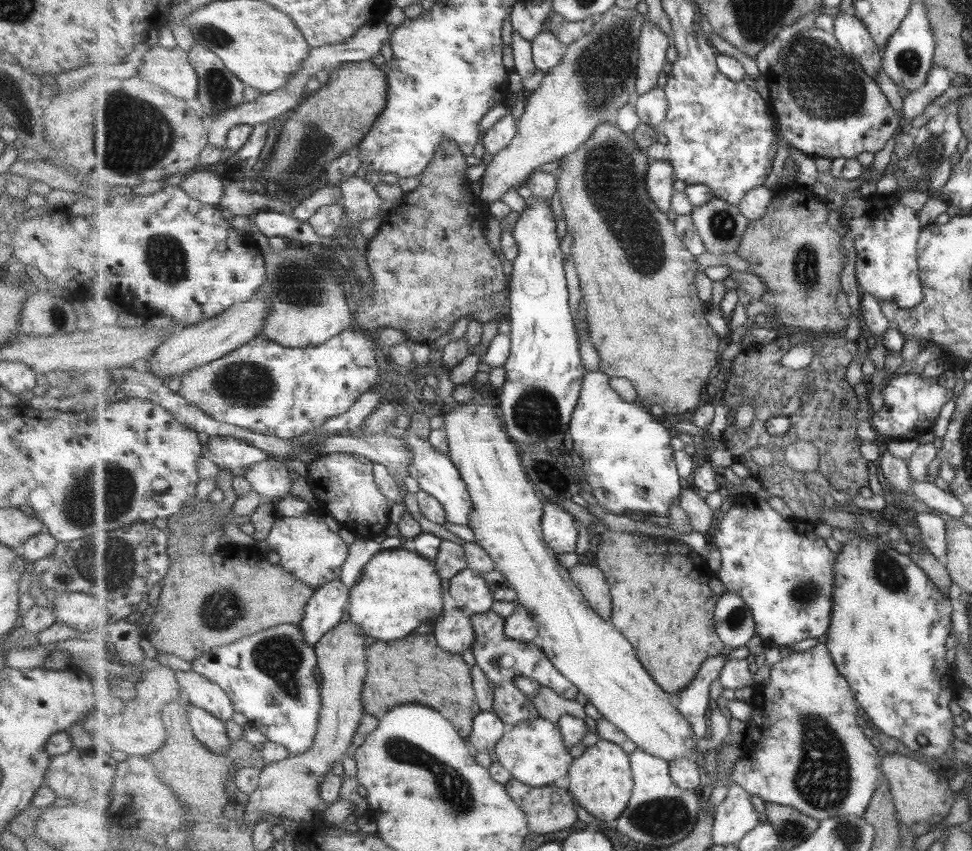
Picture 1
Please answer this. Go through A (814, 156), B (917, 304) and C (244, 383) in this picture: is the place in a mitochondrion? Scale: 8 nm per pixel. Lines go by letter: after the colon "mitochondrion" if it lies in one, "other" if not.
A: other
B: other
C: mitochondrion

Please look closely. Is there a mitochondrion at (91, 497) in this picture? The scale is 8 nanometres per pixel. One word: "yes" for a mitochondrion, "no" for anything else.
yes

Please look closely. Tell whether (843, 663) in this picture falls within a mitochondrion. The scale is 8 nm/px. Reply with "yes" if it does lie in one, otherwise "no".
no

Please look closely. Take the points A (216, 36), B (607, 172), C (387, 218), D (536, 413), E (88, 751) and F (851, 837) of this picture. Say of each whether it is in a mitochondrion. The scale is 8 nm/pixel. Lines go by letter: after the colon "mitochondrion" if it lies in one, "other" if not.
A: mitochondrion
B: mitochondrion
C: other
D: mitochondrion
E: other
F: mitochondrion

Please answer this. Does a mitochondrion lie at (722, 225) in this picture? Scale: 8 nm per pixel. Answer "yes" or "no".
yes

